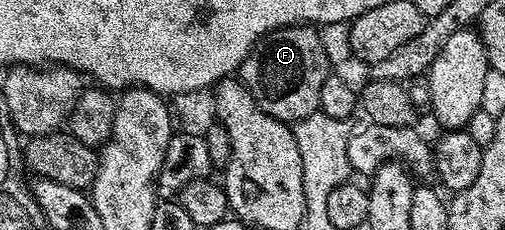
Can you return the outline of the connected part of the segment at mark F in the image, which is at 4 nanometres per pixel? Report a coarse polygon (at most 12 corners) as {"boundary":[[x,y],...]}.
{"boundary":[[319,28],[257,41],[241,83],[260,112],[319,111],[328,74]]}

